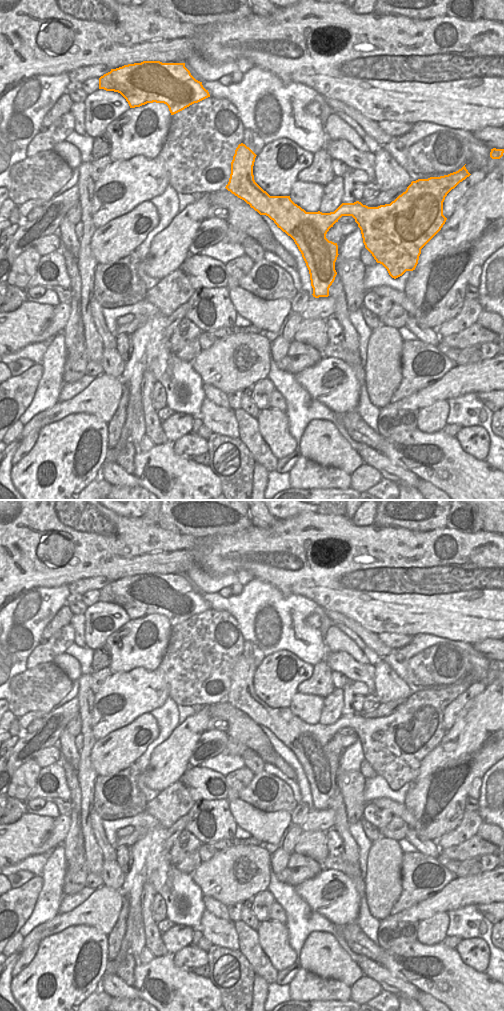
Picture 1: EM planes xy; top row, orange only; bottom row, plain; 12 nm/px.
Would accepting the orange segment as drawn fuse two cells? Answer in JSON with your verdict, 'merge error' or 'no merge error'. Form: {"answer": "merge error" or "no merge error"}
{"answer": "no merge error"}

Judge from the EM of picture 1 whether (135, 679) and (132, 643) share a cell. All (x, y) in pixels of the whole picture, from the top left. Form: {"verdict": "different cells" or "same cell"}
{"verdict": "different cells"}

